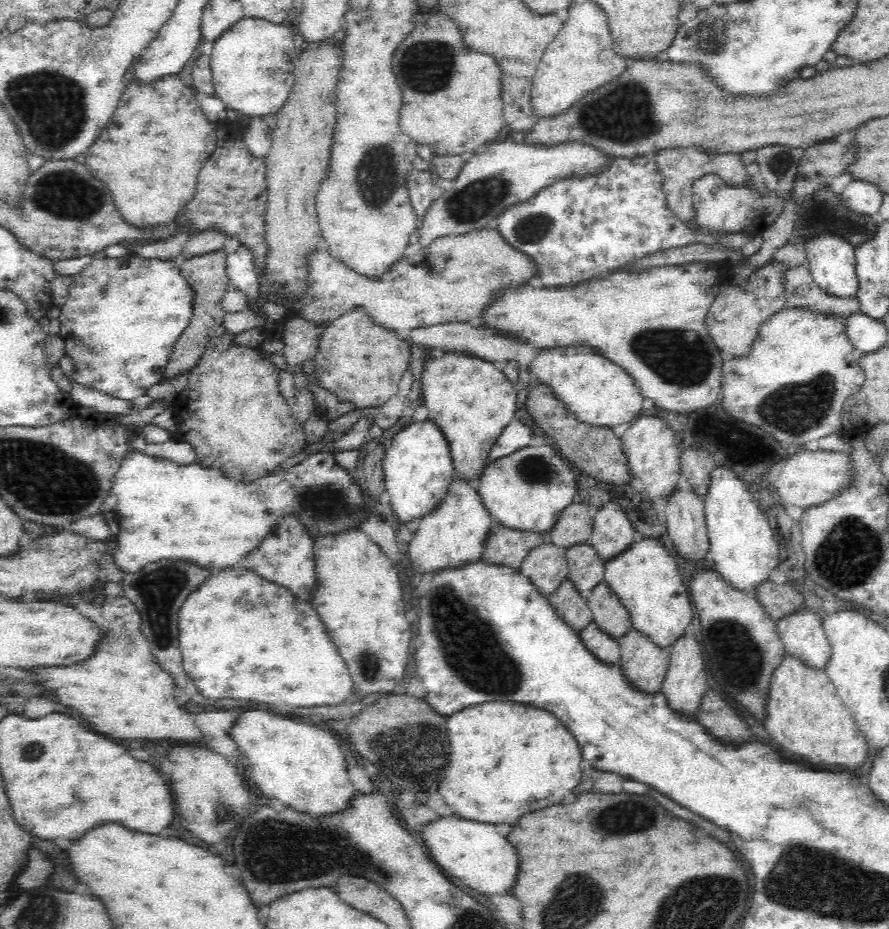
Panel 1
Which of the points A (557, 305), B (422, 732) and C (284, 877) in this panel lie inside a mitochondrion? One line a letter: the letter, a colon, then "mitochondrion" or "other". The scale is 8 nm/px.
A: other
B: mitochondrion
C: mitochondrion

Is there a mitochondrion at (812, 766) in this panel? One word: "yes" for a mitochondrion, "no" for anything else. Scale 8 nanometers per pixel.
no

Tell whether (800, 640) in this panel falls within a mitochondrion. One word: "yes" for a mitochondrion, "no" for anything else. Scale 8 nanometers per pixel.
no

